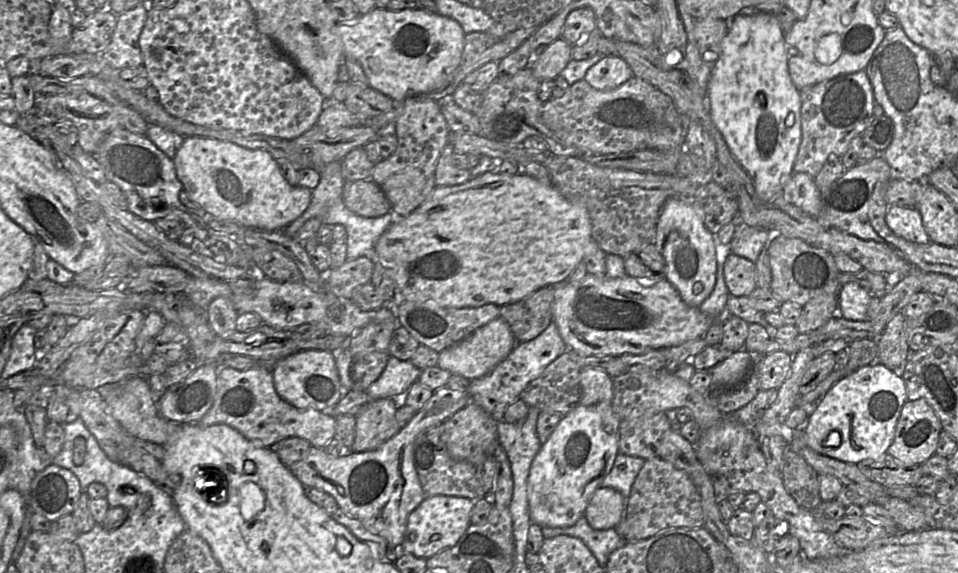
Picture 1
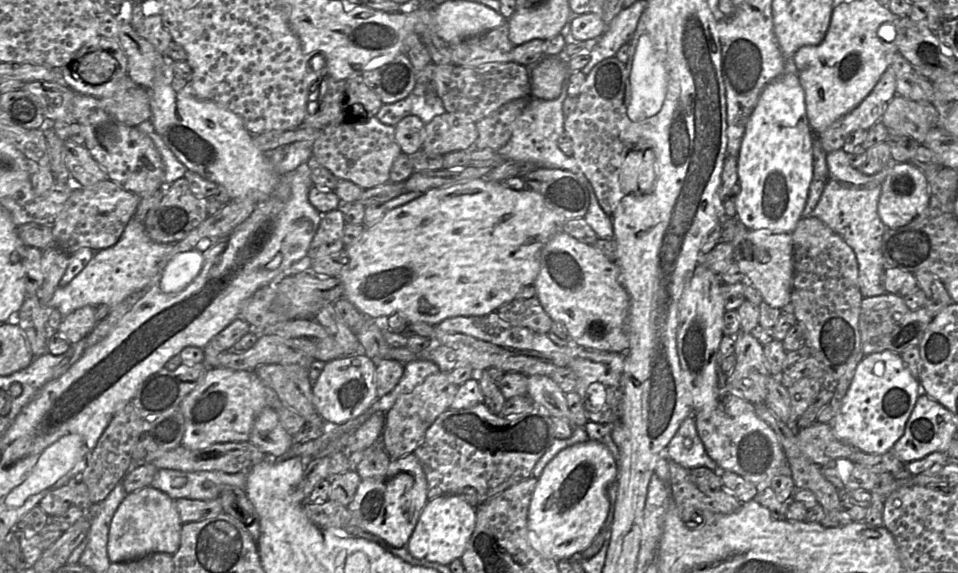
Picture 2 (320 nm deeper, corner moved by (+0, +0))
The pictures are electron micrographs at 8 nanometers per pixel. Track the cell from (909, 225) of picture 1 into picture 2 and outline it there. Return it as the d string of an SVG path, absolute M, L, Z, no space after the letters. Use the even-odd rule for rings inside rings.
M911 163L891 164L878 203L878 214L887 229L903 227L921 216L929 204L928 178Z

